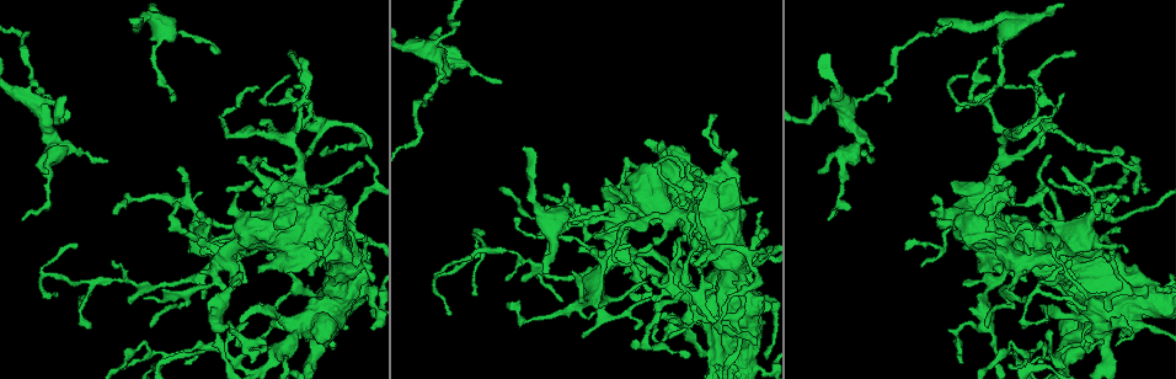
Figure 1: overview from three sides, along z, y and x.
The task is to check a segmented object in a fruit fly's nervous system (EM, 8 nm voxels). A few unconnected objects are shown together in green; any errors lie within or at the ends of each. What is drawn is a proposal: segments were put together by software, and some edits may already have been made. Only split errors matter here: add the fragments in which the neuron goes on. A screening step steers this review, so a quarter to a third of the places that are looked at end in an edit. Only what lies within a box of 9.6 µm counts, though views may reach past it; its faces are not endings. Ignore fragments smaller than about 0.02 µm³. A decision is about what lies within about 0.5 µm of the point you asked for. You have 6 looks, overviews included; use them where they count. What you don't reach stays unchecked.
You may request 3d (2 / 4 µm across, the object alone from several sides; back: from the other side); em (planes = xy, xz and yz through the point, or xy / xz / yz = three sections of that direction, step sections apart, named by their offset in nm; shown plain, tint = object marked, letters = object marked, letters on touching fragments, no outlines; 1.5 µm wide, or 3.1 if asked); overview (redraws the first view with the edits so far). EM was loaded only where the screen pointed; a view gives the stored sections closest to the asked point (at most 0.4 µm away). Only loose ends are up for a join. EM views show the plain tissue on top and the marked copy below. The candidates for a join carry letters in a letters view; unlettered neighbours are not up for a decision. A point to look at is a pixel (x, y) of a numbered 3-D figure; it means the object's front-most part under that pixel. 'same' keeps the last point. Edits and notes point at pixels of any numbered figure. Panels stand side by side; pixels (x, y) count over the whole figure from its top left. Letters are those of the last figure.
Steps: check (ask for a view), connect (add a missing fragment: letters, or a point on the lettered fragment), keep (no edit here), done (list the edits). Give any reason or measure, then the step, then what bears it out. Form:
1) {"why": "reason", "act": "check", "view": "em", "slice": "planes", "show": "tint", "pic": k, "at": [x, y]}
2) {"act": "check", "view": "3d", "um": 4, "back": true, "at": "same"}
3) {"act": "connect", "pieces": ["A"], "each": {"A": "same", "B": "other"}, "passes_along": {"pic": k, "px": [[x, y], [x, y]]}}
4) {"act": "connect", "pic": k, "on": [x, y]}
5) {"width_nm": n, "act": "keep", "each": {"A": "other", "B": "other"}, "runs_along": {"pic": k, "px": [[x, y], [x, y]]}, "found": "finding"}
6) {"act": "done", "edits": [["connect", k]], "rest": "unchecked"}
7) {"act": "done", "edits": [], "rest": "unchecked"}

{"why": "branch stops here", "act": "check", "view": "em", "slice": "planes", "show": "letters", "pic": 1, "at": [689, 212]}

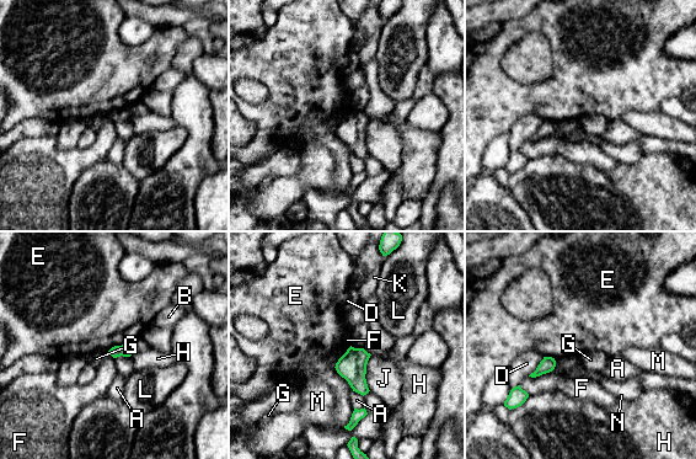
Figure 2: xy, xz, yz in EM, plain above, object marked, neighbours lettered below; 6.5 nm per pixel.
{"width_nm": 80, "act": "keep", "each": {"A": "other", "B": "other", "D": "other", "E": "other", "F": "other", "G": "other", "H": "other", "J": "other", "K": "other", "L": "other", "M": "other", "N": "other"}, "border": {"pic": 2, "px": [[333, 367], [353, 390]]}, "found": "none of them fits"}

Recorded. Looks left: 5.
{"why": "branch stops here", "act": "check", "view": "em", "slice": "xy", "step": 4, "show": "letters", "pic": 1, "at": [930, 211]}

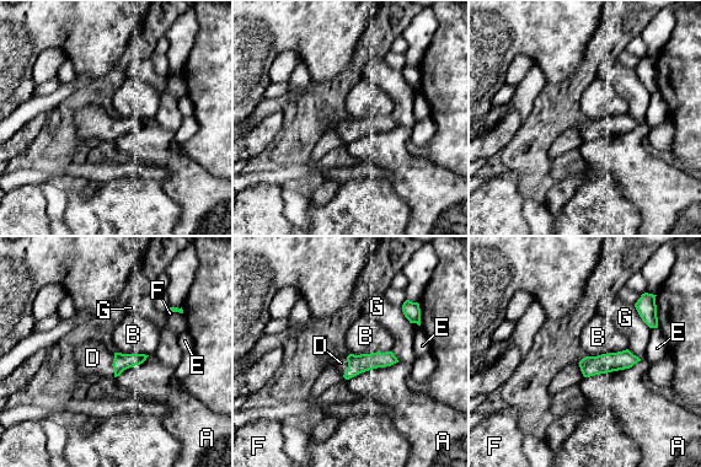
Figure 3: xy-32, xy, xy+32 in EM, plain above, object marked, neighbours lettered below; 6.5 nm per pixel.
{"why": "another direction", "act": "check", "view": "em", "slice": "planes", "show": "letters", "at": "same"}

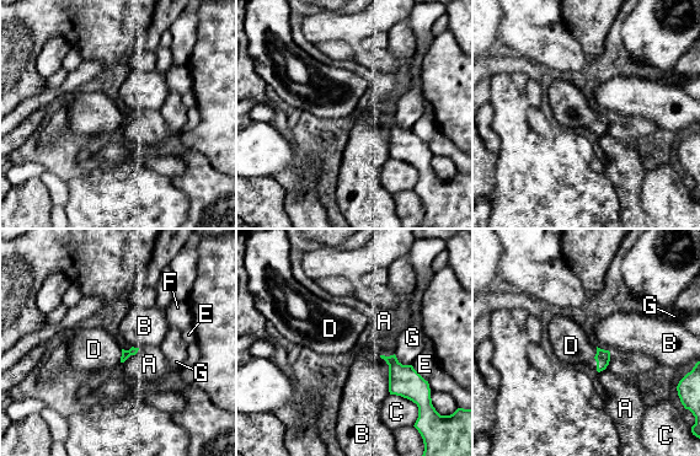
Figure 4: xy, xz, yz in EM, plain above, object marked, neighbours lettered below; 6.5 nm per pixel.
{"act": "connect", "pieces": ["D"], "each": {"A": "other", "B": "other", "C": "other", "D": "same", "E": "other", "F": "other", "G": "other"}, "passes_along": {"pic": 4, "px": [[603, 357], [594, 358], [571, 345]]}, "found": "it goes on there"}

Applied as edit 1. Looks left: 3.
{"why": "redraw", "act": "check", "view": "overview"}

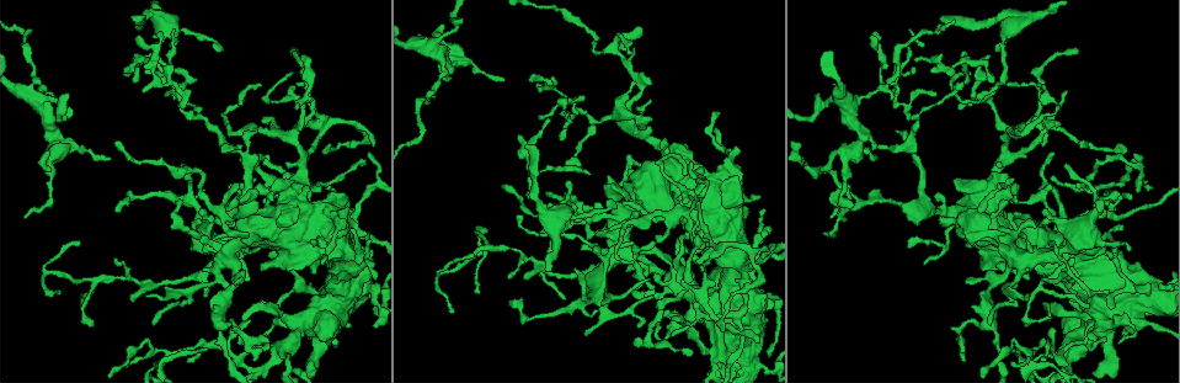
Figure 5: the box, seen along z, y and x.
{"why": "free end", "act": "check", "view": "em", "slice": "planes", "show": "letters", "pic": 5, "at": [640, 29]}

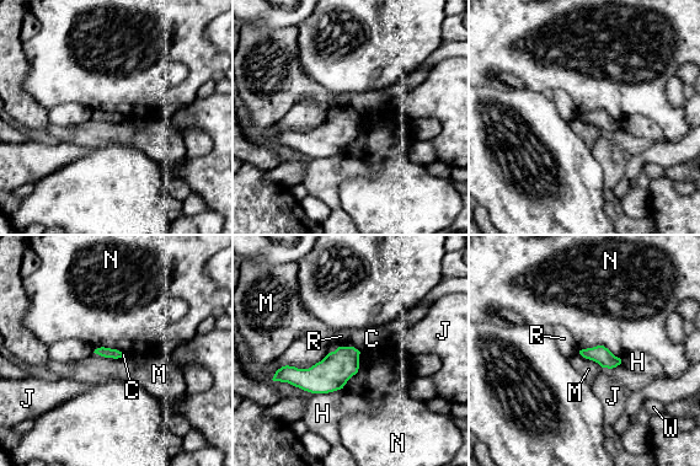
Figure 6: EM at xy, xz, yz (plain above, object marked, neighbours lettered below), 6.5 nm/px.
{"act": "keep", "each": {"C": "other", "H": "other", "J": "other", "M": "other", "N": "other", "R": "other", "W": "other"}, "border": {"pic": 6, "px": [[94, 352], [105, 357], [122, 357]]}, "found": "no lettered fragment goes on from it"}

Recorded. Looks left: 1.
{"act": "done", "edits": [["connect", 4]], "rest": "unchecked"}

